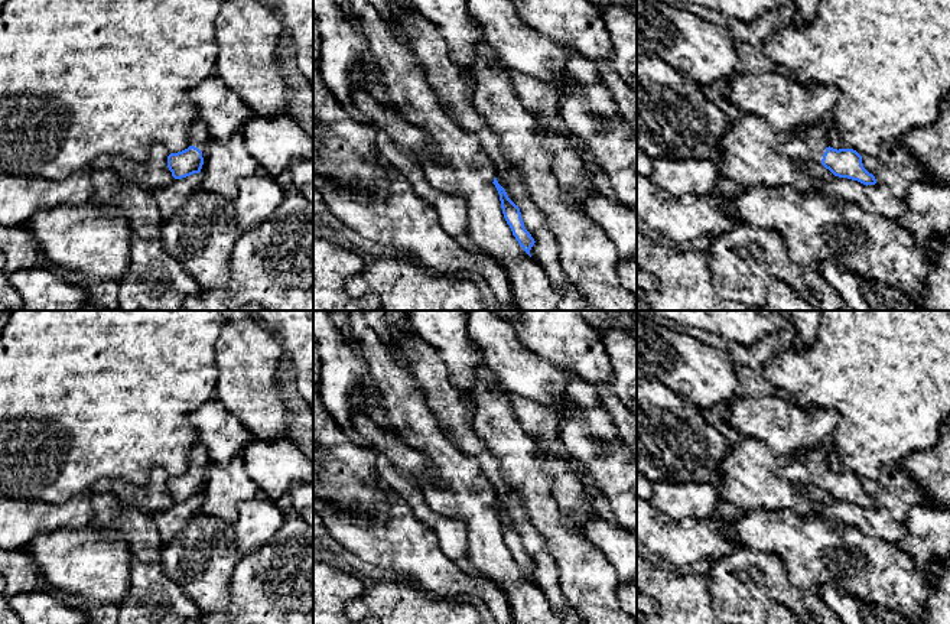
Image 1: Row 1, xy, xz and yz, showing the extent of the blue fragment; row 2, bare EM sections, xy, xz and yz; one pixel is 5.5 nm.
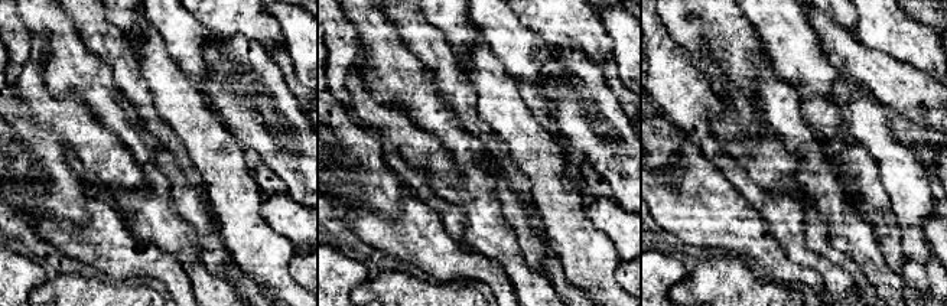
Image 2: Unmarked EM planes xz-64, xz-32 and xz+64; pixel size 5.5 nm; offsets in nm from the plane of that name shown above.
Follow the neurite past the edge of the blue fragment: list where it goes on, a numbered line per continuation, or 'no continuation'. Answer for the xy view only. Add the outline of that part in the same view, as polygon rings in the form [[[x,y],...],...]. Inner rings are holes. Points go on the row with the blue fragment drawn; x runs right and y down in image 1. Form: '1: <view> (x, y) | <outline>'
no continuation

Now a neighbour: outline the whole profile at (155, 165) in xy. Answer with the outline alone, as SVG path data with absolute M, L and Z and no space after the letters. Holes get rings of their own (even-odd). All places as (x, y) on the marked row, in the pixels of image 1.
M154 144L147 157L137 162L127 157L107 157L104 166L113 168L121 182L141 185L146 189L157 189L169 185L175 178L167 168L167 156L170 152L163 144Z

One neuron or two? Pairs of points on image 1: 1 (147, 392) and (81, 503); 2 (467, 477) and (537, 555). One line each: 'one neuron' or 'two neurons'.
1: two neurons
2: two neurons

